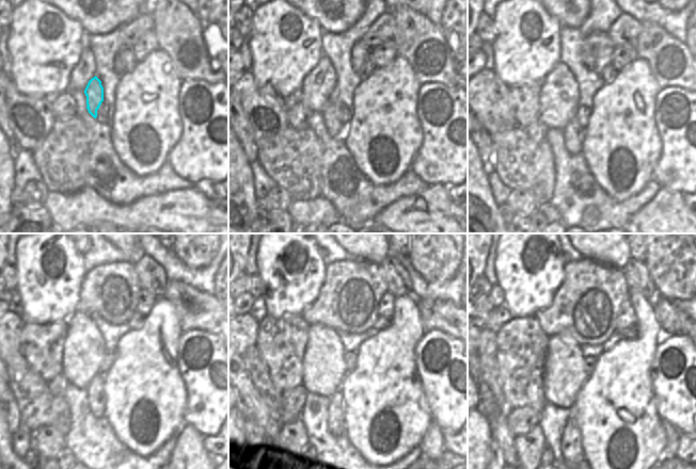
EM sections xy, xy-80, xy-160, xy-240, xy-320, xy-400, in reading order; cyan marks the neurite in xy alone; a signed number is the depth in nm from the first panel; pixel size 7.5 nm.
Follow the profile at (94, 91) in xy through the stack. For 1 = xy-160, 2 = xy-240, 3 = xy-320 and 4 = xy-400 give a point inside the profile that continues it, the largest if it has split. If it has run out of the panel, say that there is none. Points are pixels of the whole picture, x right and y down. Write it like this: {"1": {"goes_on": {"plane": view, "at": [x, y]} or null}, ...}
{"1": {"goes_on": {"plane": "xy-160", "at": [574, 133]}}, "2": {"goes_on": {"plane": "xy-240", "at": [95, 394]}}, "3": {"goes_on": {"plane": "xy-320", "at": [335, 425]}}, "4": {"goes_on": {"plane": "xy-400", "at": [571, 441]}}}

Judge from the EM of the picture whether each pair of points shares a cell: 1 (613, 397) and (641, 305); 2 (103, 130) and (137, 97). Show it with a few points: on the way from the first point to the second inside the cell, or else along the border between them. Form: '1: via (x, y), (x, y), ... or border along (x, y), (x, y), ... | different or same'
1: via (623, 374), (629, 362), (645, 344), (645, 327) | same
2: border along (110, 126), (111, 146), (114, 150) | different

